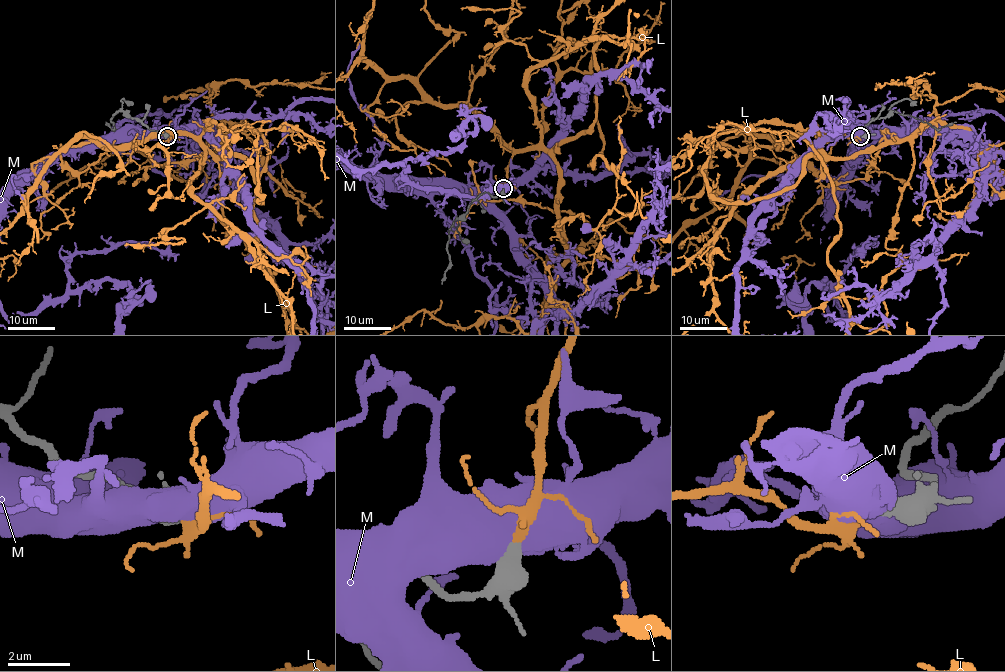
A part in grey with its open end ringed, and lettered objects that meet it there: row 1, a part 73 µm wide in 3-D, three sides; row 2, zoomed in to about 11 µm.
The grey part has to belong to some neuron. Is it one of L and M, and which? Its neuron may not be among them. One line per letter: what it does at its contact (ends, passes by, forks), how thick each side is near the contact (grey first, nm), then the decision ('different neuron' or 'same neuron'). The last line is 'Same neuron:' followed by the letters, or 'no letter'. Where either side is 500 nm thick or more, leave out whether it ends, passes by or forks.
L: 500/240 nm | same neuron
M: 600/850 nm | different neuron
Same neuron: L

